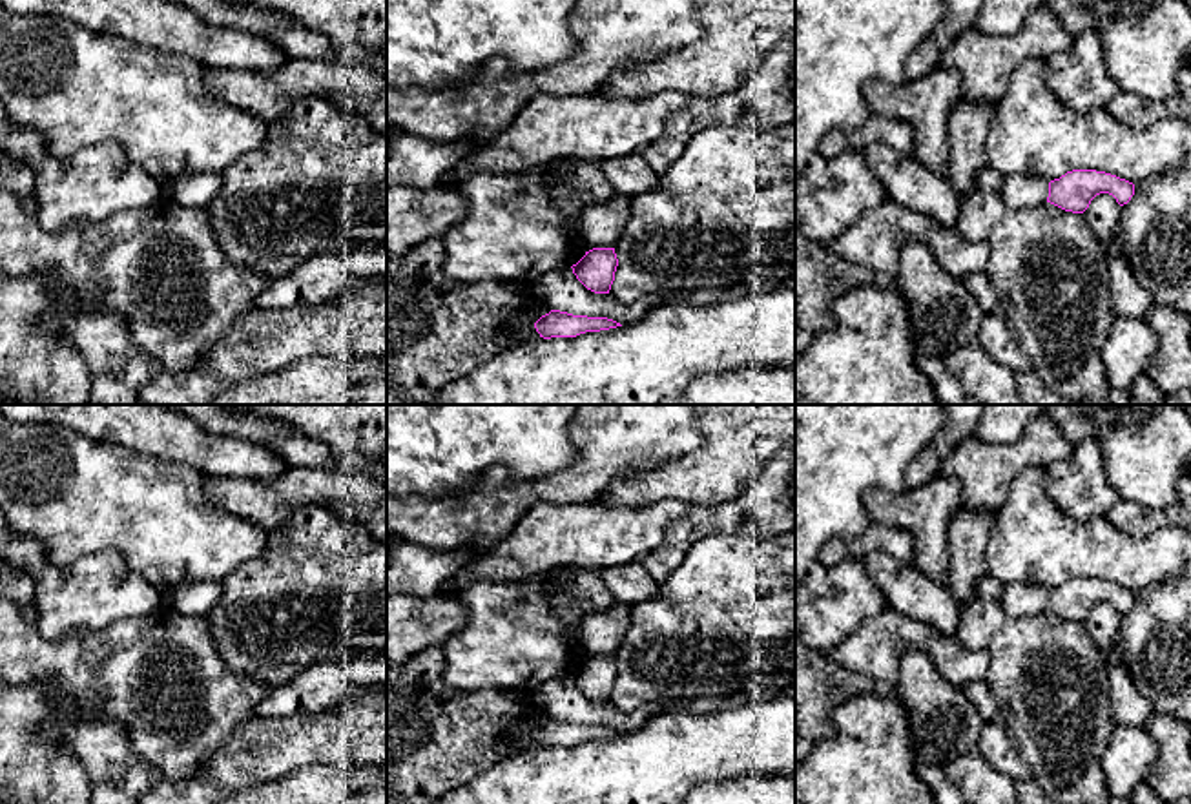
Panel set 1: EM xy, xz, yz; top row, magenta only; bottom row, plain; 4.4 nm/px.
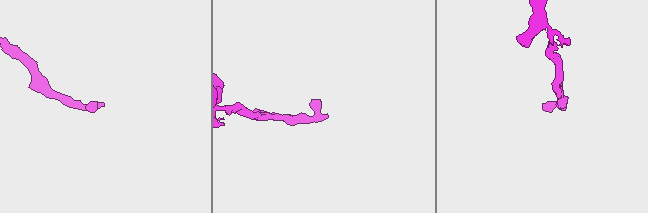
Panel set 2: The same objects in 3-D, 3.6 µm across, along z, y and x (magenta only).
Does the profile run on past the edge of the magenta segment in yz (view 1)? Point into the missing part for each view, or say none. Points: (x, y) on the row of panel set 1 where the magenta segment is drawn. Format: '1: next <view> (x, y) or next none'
1: next none

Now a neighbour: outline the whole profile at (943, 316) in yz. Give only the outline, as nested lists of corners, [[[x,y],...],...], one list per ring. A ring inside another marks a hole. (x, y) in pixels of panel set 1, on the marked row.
[[[906,242],[899,252],[894,279],[908,310],[916,357],[945,359],[979,339],[983,314],[963,281],[950,275],[923,242]]]

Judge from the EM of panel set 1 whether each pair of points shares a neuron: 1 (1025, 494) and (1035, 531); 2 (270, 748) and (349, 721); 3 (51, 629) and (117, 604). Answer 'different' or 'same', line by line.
1: same
2: same
3: same

